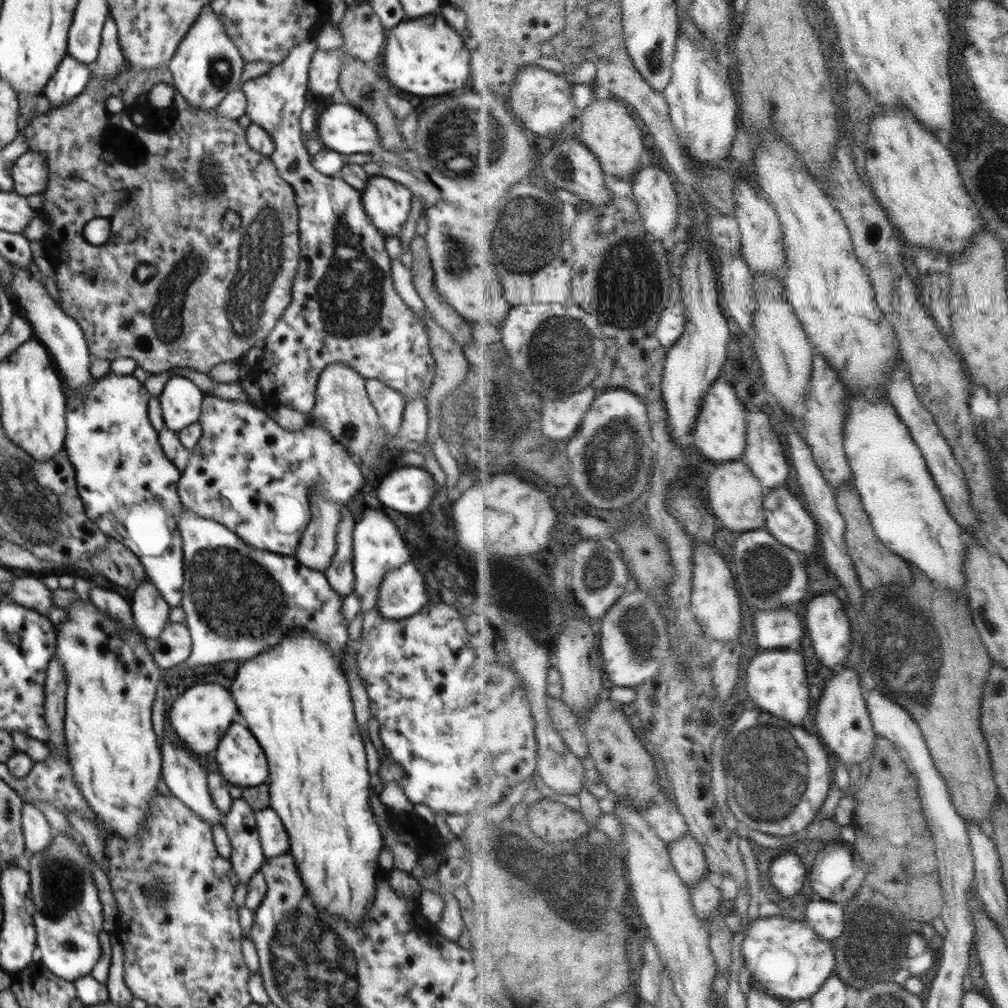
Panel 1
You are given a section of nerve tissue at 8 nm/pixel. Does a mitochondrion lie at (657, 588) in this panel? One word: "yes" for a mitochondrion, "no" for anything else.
yes

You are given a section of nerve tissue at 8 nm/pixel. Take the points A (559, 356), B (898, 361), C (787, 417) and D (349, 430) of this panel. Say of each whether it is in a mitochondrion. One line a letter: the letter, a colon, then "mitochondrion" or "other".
A: mitochondrion
B: other
C: other
D: mitochondrion

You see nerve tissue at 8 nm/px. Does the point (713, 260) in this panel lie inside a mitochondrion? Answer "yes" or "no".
no

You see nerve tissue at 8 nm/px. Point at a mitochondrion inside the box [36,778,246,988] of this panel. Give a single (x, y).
(62, 878)

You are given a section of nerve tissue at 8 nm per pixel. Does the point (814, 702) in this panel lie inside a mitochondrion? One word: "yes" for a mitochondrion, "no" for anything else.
no

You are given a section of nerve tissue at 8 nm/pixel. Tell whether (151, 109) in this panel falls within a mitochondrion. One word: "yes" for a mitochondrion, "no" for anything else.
yes

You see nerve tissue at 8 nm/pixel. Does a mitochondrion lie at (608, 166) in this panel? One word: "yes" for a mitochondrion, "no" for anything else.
no

